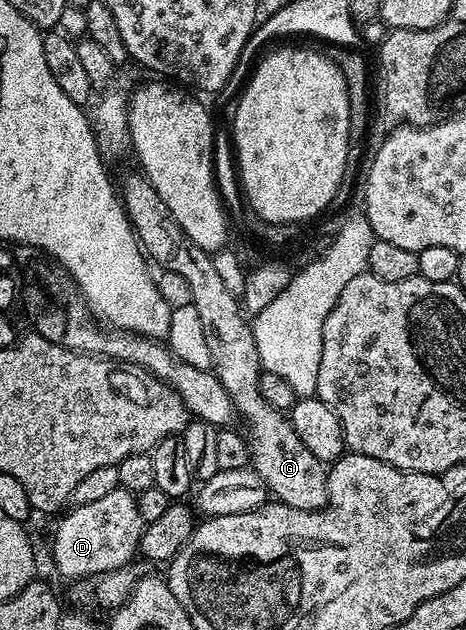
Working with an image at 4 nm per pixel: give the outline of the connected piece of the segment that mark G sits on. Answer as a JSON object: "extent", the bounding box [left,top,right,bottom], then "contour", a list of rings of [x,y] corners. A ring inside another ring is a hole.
{"extent":[120,171,330,511],"contour":[[[135,171],[135,173],[128,174],[123,179],[122,185],[120,181],[120,200],[122,206],[126,208],[130,226],[138,236],[138,244],[142,246],[142,252],[155,266],[158,264],[159,270],[176,271],[176,275],[182,276],[187,281],[188,288],[192,290],[192,302],[197,314],[200,315],[200,322],[203,323],[212,371],[218,376],[220,383],[224,383],[224,391],[228,391],[228,395],[232,399],[235,414],[240,421],[242,417],[243,423],[246,424],[244,436],[250,451],[250,465],[258,472],[267,490],[273,496],[274,493],[278,496],[275,498],[281,504],[296,507],[300,511],[316,511],[326,508],[330,499],[326,478],[327,466],[320,459],[316,459],[316,455],[312,455],[312,451],[308,451],[308,447],[304,447],[304,443],[300,443],[300,435],[296,435],[289,416],[279,409],[274,409],[262,398],[258,380],[261,379],[263,368],[256,351],[256,339],[251,322],[248,320],[239,298],[234,297],[232,291],[228,291],[228,287],[224,287],[224,282],[220,280],[220,274],[216,271],[213,256],[205,249],[198,249],[188,239],[188,235],[184,235],[180,223],[176,223],[176,219],[172,219],[172,211],[168,211],[168,206],[158,198],[152,183],[141,172]]]}

